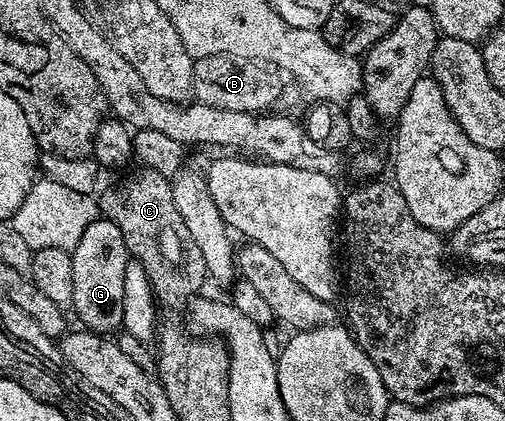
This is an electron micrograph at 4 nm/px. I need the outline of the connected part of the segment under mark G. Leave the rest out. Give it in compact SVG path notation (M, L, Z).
M105 217L90 219L84 233L76 236L75 247L72 247L72 311L78 314L83 328L93 331L95 335L113 336L122 327L124 317L124 273L128 262L128 252L124 233L120 233L118 226Z

